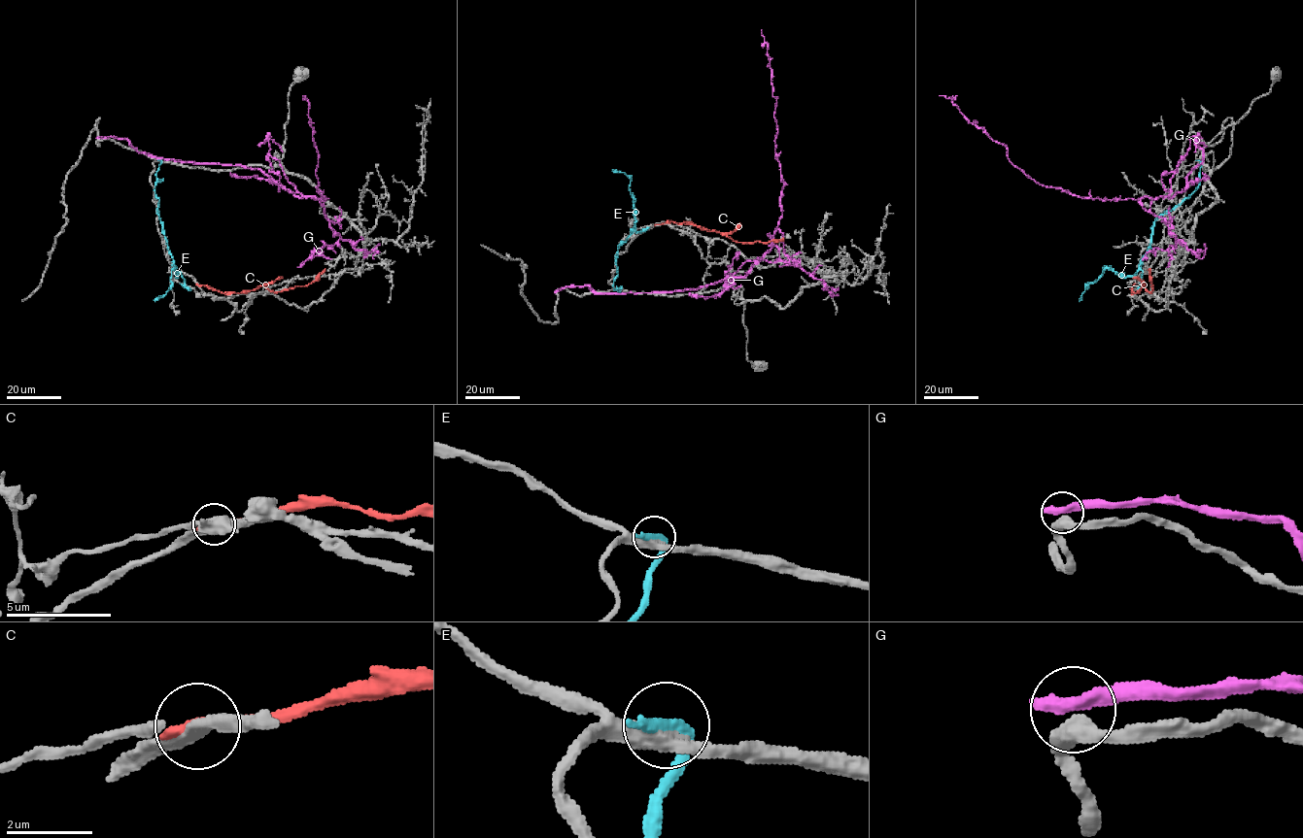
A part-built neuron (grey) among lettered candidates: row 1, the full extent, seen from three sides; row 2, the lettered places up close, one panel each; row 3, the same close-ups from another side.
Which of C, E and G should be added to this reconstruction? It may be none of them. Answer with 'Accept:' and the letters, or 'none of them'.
Accept: none of them

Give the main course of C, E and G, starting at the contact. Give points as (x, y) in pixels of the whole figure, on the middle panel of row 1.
C: (656, 224), (693, 223), (742, 243), (784, 240)
E: (618, 289), (614, 288), (618, 246), (634, 230), (634, 210), (630, 178), (612, 170)
G: (557, 291), (587, 284), (597, 293), (699, 289), (744, 277), (770, 250), (784, 182), (762, 30)

